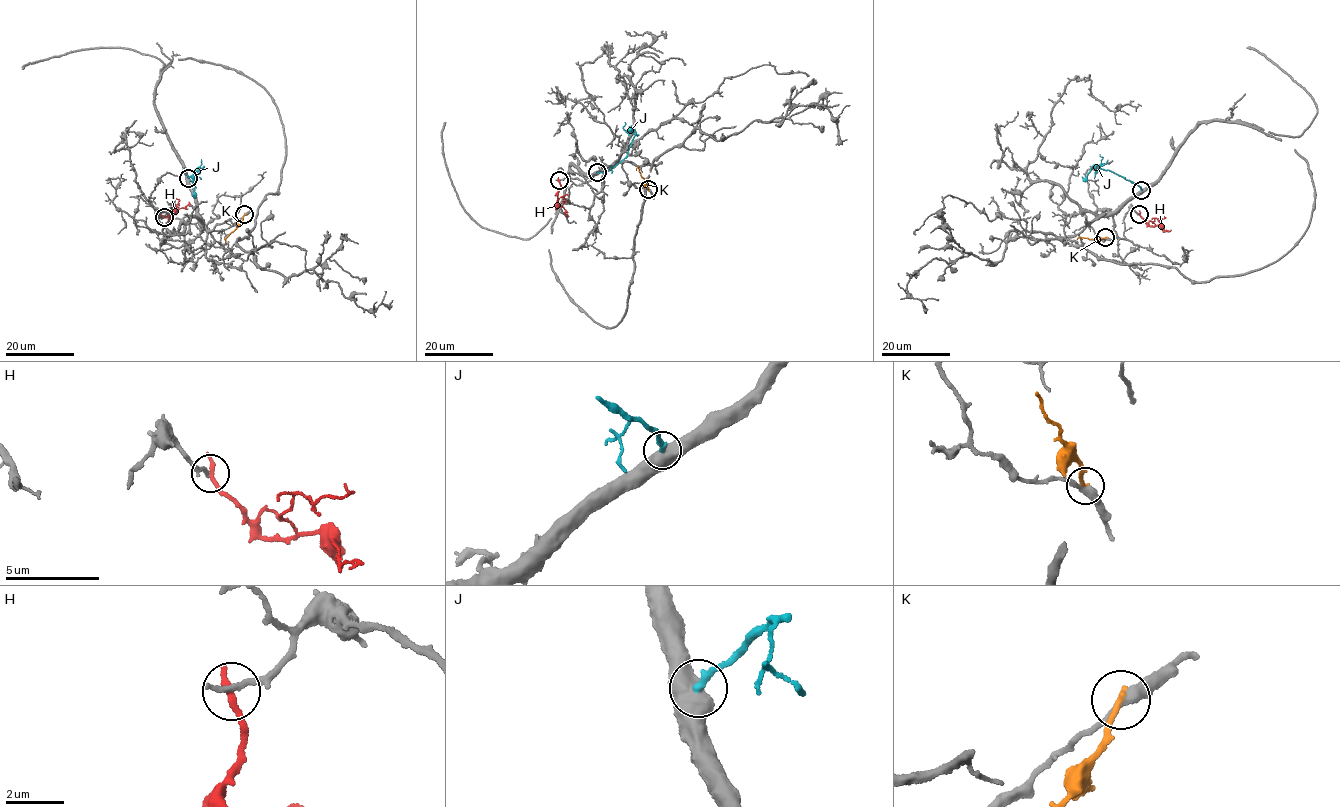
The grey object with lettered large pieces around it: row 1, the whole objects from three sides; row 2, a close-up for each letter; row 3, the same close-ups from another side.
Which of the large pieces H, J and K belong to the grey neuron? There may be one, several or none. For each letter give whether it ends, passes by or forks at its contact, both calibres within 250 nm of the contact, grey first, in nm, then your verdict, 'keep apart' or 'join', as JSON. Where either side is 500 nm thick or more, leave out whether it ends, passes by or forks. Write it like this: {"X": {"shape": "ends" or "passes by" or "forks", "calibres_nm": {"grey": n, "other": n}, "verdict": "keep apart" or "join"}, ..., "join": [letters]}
{"H": {"shape": "ends", "calibres_nm": {"grey": 260, "other": 300}, "verdict": "keep apart"}, "J": {"calibres_nm": {"grey": 550, "other": 240}, "verdict": "keep apart"}, "K": {"shape": "ends", "calibres_nm": {"grey": 340, "other": 240}, "verdict": "keep apart"}, "join": []}

